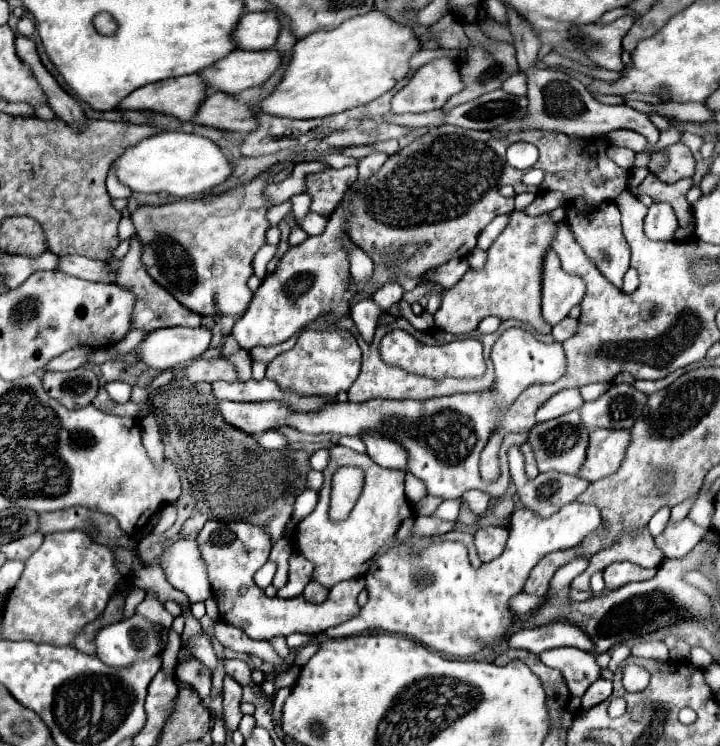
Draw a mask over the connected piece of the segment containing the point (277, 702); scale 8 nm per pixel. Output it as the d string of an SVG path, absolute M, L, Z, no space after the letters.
M281 688L279 692L277 692L277 696L273 698L273 710L271 710L271 716L273 716L273 724L275 726L281 726L281 720L275 720L275 714L281 714L281 710L283 710L283 702L285 702L285 698L291 694L291 688Z

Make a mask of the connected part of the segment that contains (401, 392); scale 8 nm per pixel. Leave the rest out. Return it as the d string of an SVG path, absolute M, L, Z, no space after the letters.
M347 314L347 316L341 316L341 318L337 320L337 326L343 326L343 328L351 330L353 336L357 338L357 342L359 342L361 352L363 352L361 372L359 372L357 380L353 382L353 386L349 388L349 402L367 402L367 400L375 400L375 398L385 398L385 400L403 400L403 398L411 398L411 400L427 400L427 398L439 398L439 396L447 396L447 394L461 394L461 392L481 392L481 390L487 390L487 388L493 384L493 366L491 366L491 360L489 360L489 352L491 352L493 342L499 338L501 330L507 330L507 328L511 328L511 326L525 326L525 324L521 324L521 322L517 322L517 320L507 320L507 322L503 322L503 324L499 326L497 332L493 332L493 334L489 334L489 336L483 336L483 334L479 334L477 330L473 330L469 336L471 336L471 338L479 338L479 342L483 344L485 362L487 362L487 372L485 372L481 378L459 378L459 380L457 380L457 378L441 378L441 380L433 380L433 378L427 378L427 376L415 376L415 374L405 372L403 368L397 368L397 366L389 366L389 364L385 364L385 362L381 360L381 356L379 356L379 340L381 340L387 332L391 332L391 330L395 330L395 328L405 330L405 332L409 332L417 340L421 339L423 344L431 344L431 346L435 346L435 344L439 346L439 344L445 344L445 342L455 340L455 336L451 336L451 334L447 334L447 332L437 332L437 334L435 334L435 332L421 332L417 330L409 331L409 328L413 328L413 326L411 326L405 318L397 318L393 324L377 328L373 344L367 344L367 342L361 338L361 334L359 334L359 330L357 330L357 326L355 326L355 322L351 320L349 314Z

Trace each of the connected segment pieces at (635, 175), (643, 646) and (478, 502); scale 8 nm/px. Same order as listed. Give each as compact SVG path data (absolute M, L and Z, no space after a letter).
M633 168L633 170L627 174L627 188L629 188L629 190L631 190L631 188L637 188L647 174L649 174L647 168Z
M651 640L651 642L641 642L637 646L633 646L631 654L641 656L641 658L655 658L655 660L669 660L669 650L663 642Z
M470 490L462 496L462 501L468 505L470 510L477 515L477 511L486 511L491 497L480 491Z

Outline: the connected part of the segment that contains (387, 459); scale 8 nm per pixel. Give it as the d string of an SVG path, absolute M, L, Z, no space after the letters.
M365 432L361 434L361 440L367 446L367 454L383 468L407 468L407 450L395 442L393 438L381 436L381 432Z

